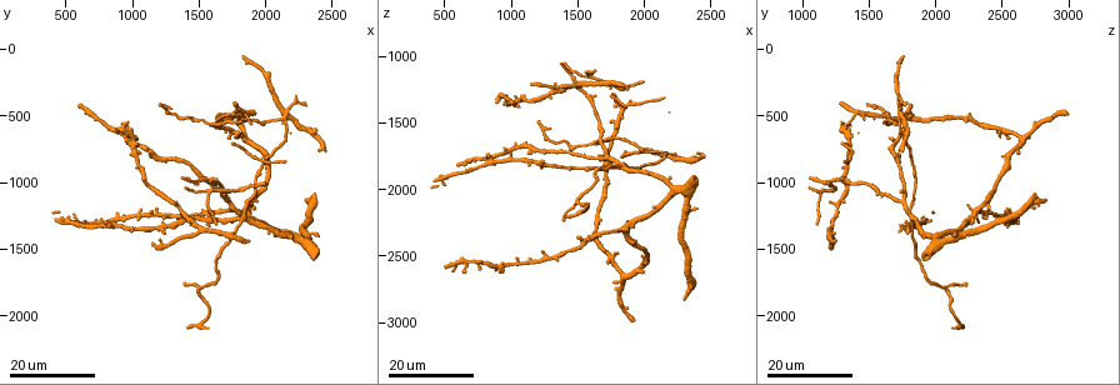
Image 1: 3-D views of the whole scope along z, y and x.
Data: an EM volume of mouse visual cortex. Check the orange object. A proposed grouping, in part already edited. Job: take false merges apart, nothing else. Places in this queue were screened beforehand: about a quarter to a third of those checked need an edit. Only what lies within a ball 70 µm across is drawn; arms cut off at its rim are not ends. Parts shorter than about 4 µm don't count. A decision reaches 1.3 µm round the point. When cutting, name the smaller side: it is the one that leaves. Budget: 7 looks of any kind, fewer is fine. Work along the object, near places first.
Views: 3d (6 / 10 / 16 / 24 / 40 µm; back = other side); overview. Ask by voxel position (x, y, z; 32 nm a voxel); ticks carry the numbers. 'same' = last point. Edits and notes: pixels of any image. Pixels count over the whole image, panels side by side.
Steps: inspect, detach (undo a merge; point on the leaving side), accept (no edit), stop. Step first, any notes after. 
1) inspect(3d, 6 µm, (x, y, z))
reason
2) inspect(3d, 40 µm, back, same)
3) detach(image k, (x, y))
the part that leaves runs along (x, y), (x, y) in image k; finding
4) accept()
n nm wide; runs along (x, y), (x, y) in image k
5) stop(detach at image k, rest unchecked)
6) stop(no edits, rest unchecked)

inspect(3d, 24 µm, (1480, 1780, 2100))
three arms meet

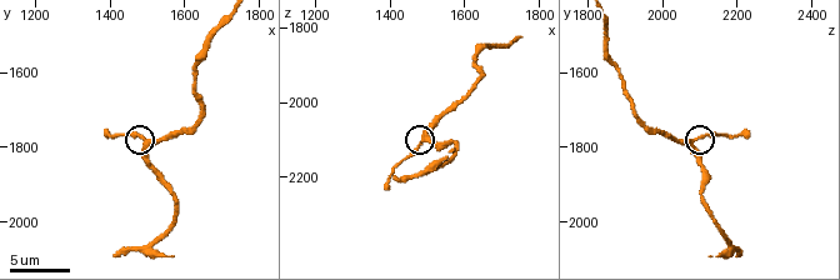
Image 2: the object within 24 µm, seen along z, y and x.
inspect(3d, 6 µm, (1500, 1790, 2080))
closer look

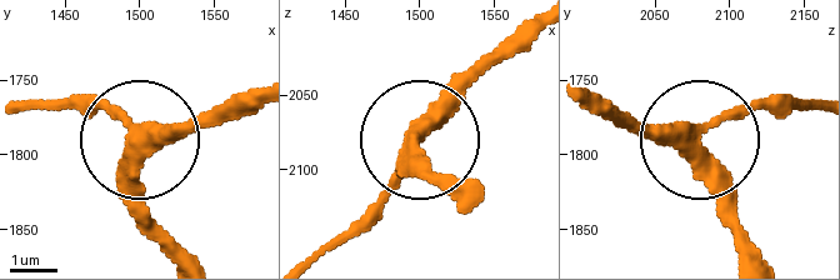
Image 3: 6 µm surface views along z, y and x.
accept()
runs along (533, 23), (358, 223) in image 3; all the same neuron

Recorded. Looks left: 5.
inspect(3d, 24 µm, (1820, 1280, 1800))

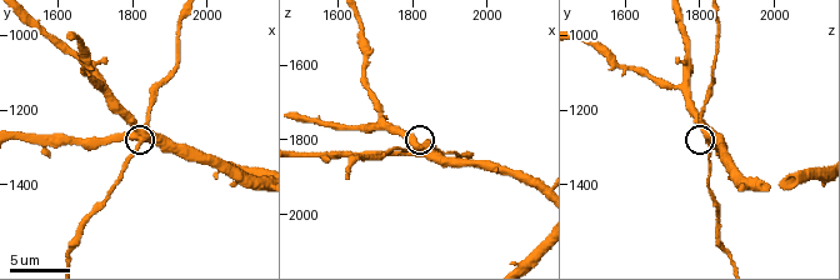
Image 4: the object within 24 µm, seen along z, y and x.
inspect(3d, 6 µm, (1820, 1280, 1820))

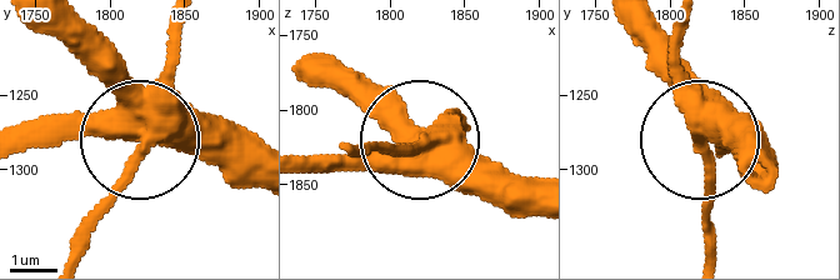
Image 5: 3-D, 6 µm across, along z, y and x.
accept()
500 nm wide; runs along (253, 184), (149, 140), (74, 256) in image 5; continuous, no second neuron

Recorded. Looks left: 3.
inspect(3d, 24 µm, (2140, 500, 1720))
a fork

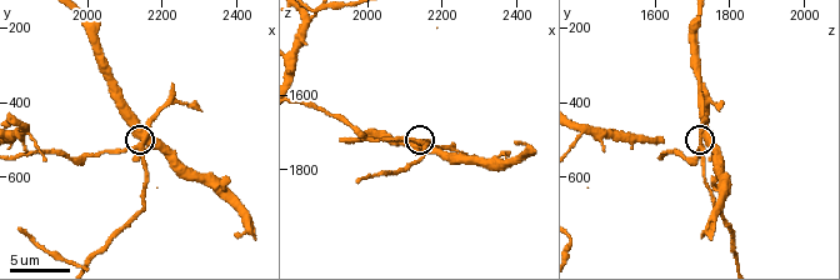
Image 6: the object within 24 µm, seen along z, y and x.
inspect(3d, 10 µm, (2140, 520, 1730))
closer look

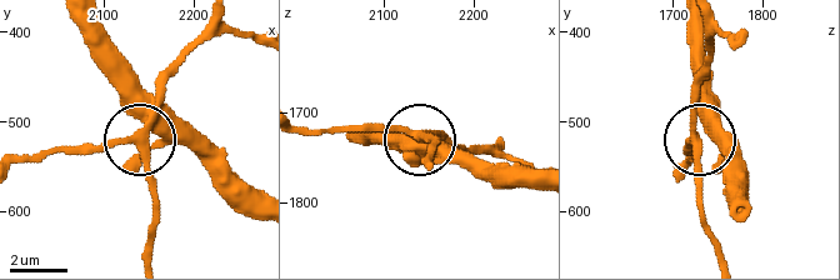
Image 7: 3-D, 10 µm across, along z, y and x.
accept()
side arm 20 µm; runs along (150, 253), (150, 159), (140, 130), (158, 75) in image 7; all the same neuron

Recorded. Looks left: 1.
stop(no edits, rest unchecked)

